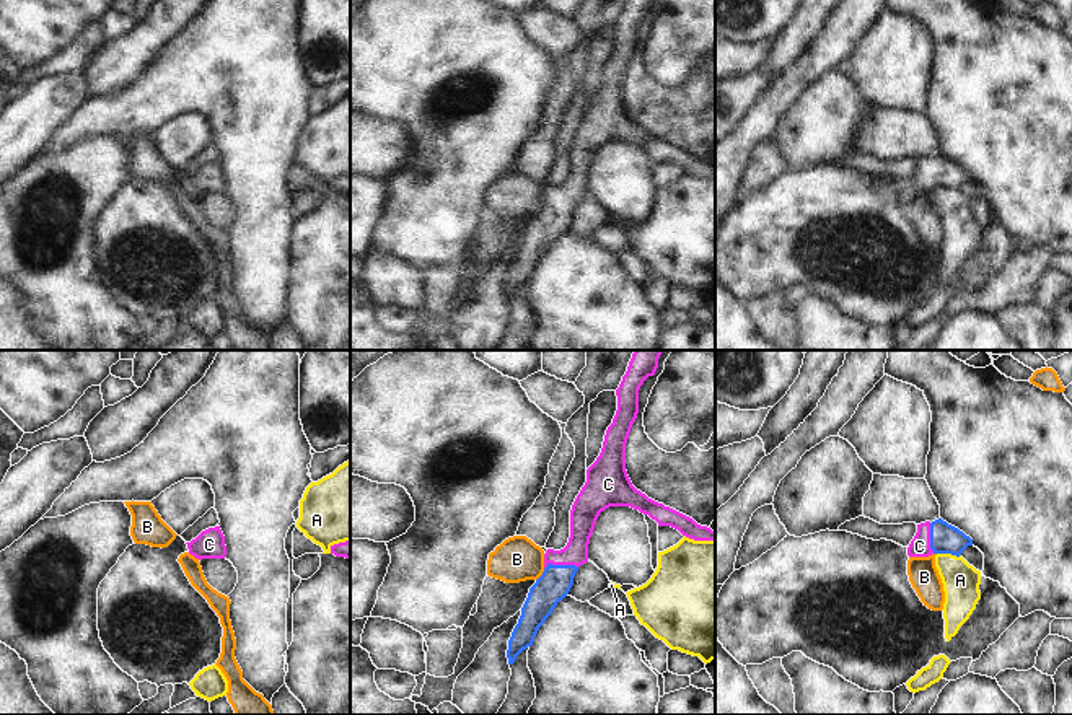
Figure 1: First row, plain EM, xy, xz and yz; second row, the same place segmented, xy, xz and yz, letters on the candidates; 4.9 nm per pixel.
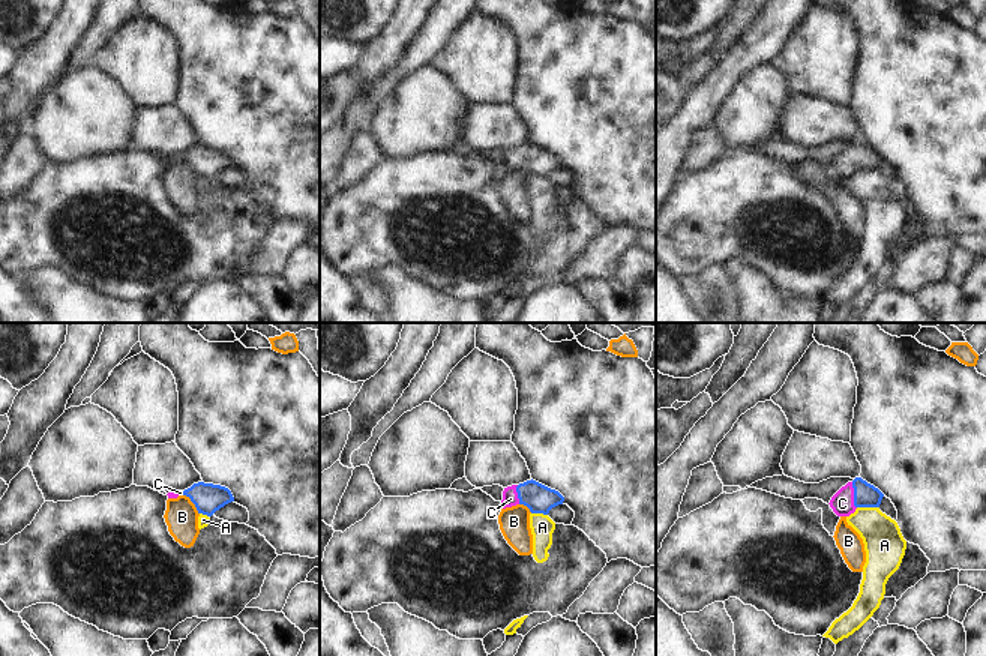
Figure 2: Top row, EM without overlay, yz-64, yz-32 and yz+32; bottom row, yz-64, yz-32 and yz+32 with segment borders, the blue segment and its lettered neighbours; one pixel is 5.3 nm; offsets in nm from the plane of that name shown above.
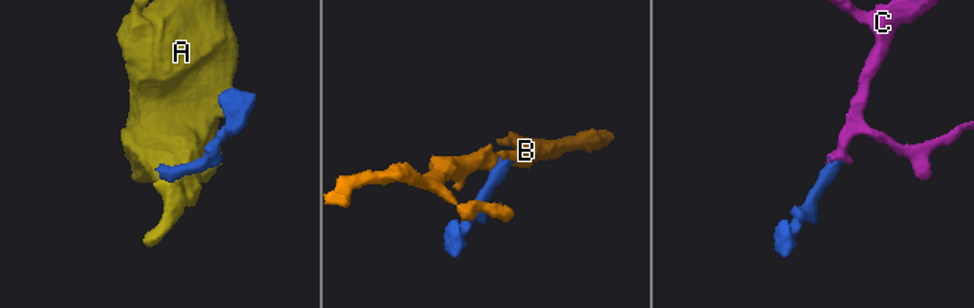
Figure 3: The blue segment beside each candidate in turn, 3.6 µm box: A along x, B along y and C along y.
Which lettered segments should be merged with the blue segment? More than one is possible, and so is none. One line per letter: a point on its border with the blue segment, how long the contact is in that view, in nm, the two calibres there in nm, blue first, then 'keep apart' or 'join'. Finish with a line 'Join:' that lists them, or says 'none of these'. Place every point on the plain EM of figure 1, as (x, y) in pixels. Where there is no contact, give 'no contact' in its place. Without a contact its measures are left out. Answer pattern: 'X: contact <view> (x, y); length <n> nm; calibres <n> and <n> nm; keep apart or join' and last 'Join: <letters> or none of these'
A: contact yz (948, 188); length 120 nm; calibres 140 and 180 nm; keep apart
B: contact xz (541, 210); length 80 nm; calibres 160 and 220 nm; keep apart
C: contact xz (561, 201); length 170 nm; calibres 160 and 130 nm; join
Join: C

